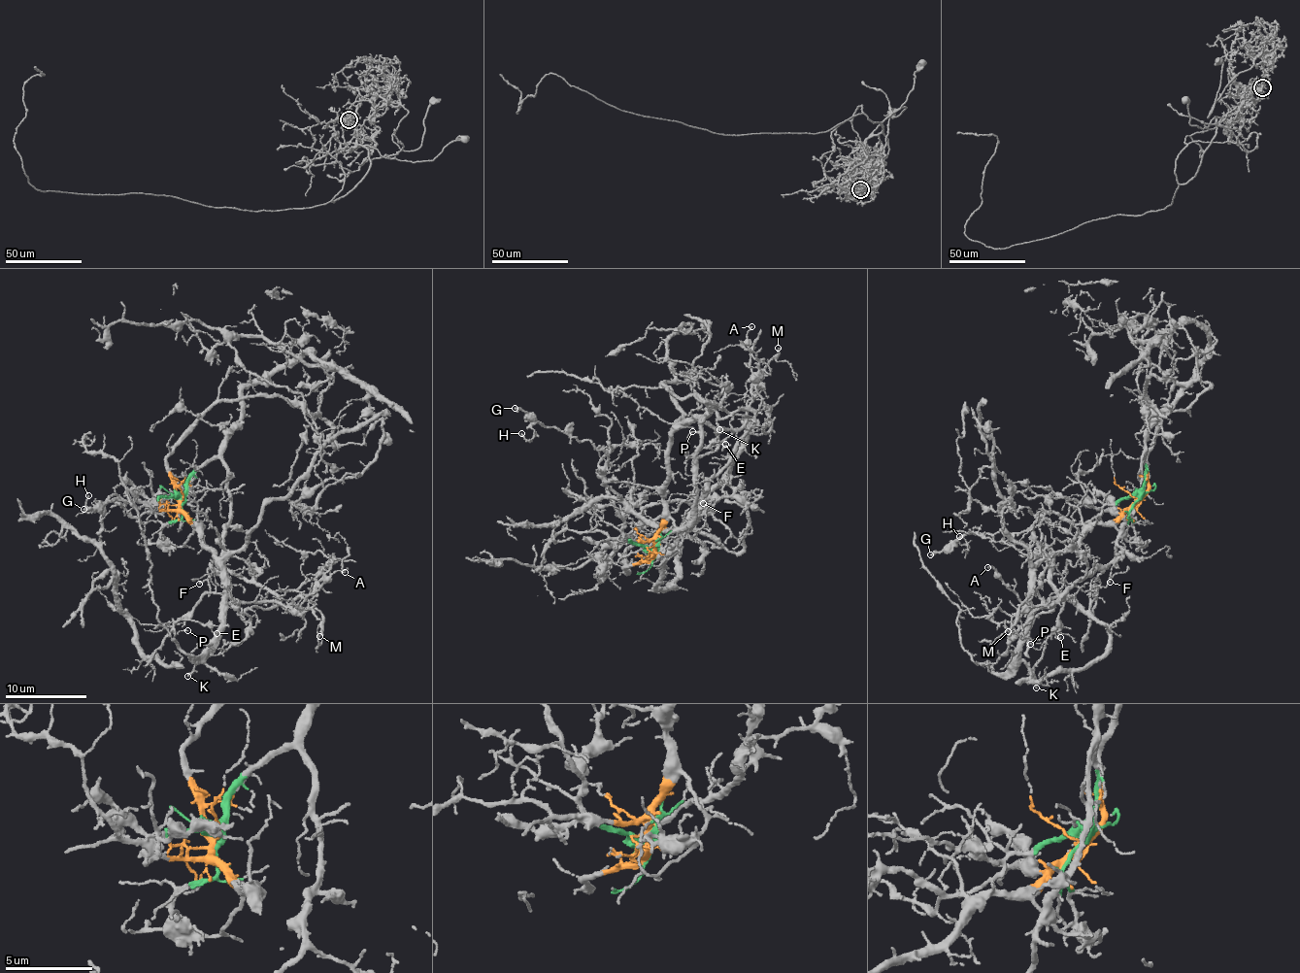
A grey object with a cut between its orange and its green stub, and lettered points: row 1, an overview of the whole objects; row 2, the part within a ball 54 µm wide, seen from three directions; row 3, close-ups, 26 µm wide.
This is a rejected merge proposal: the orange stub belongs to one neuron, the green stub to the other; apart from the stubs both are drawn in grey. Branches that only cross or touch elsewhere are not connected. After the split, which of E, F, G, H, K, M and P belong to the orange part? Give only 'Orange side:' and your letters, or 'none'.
Orange side: E, K, M, P

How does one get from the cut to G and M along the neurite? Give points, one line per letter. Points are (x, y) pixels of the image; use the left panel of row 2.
G: (182, 502), (157, 496), (149, 513), (161, 496), (162, 513), (112, 498), (83, 509)
M: (182, 502), (211, 546), (225, 602), (290, 605), (303, 595), (321, 614), (318, 636)

